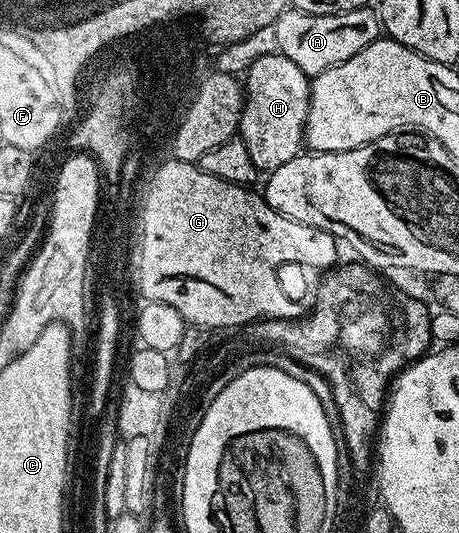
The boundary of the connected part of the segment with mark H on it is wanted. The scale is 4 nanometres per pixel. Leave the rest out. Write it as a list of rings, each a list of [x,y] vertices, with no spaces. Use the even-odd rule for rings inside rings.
[[[279,52],[259,56],[244,72],[239,137],[243,140],[243,144],[247,144],[247,153],[251,155],[251,161],[255,163],[258,172],[279,168],[279,164],[287,164],[287,160],[302,153],[305,121],[309,111],[310,81],[310,75],[305,74],[303,68],[299,68],[299,64],[287,60],[287,56]]]

